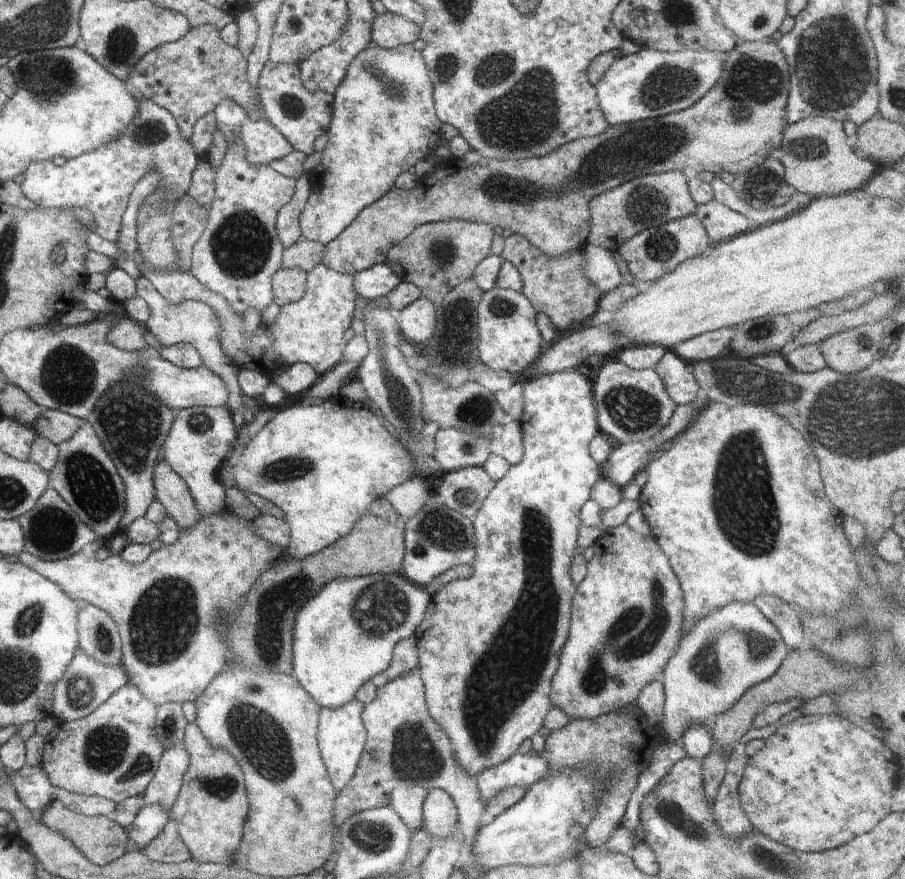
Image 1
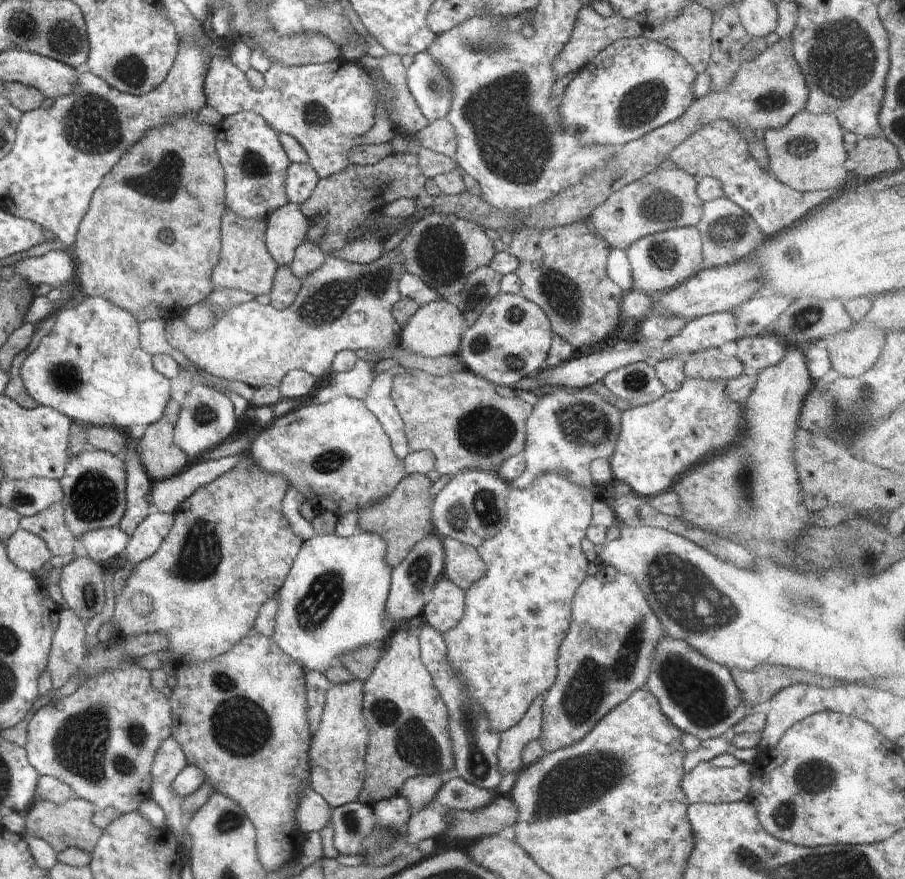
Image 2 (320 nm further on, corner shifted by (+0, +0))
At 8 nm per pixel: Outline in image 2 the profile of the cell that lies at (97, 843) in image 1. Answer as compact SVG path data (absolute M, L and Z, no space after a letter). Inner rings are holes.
M70 799L58 804L52 801L34 801L24 813L26 817L26 833L45 840L57 852L66 850L66 847L77 846L88 854L92 854L103 829L92 824L92 815L96 807L84 799Z

